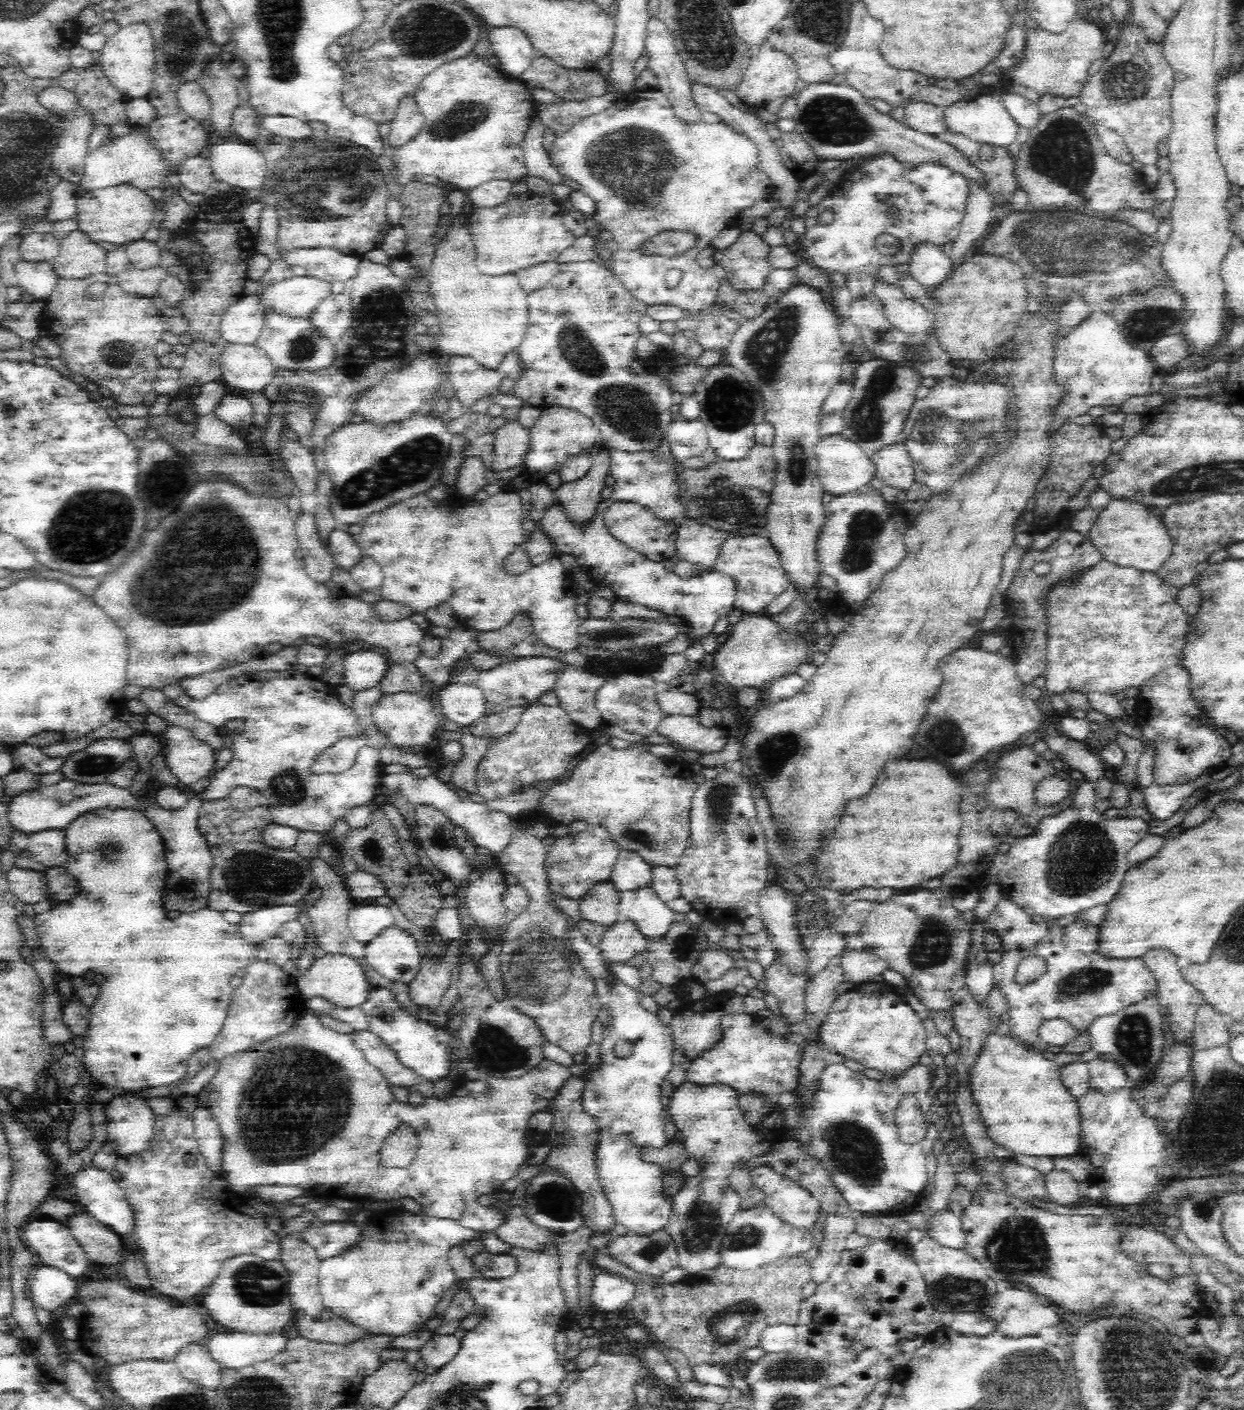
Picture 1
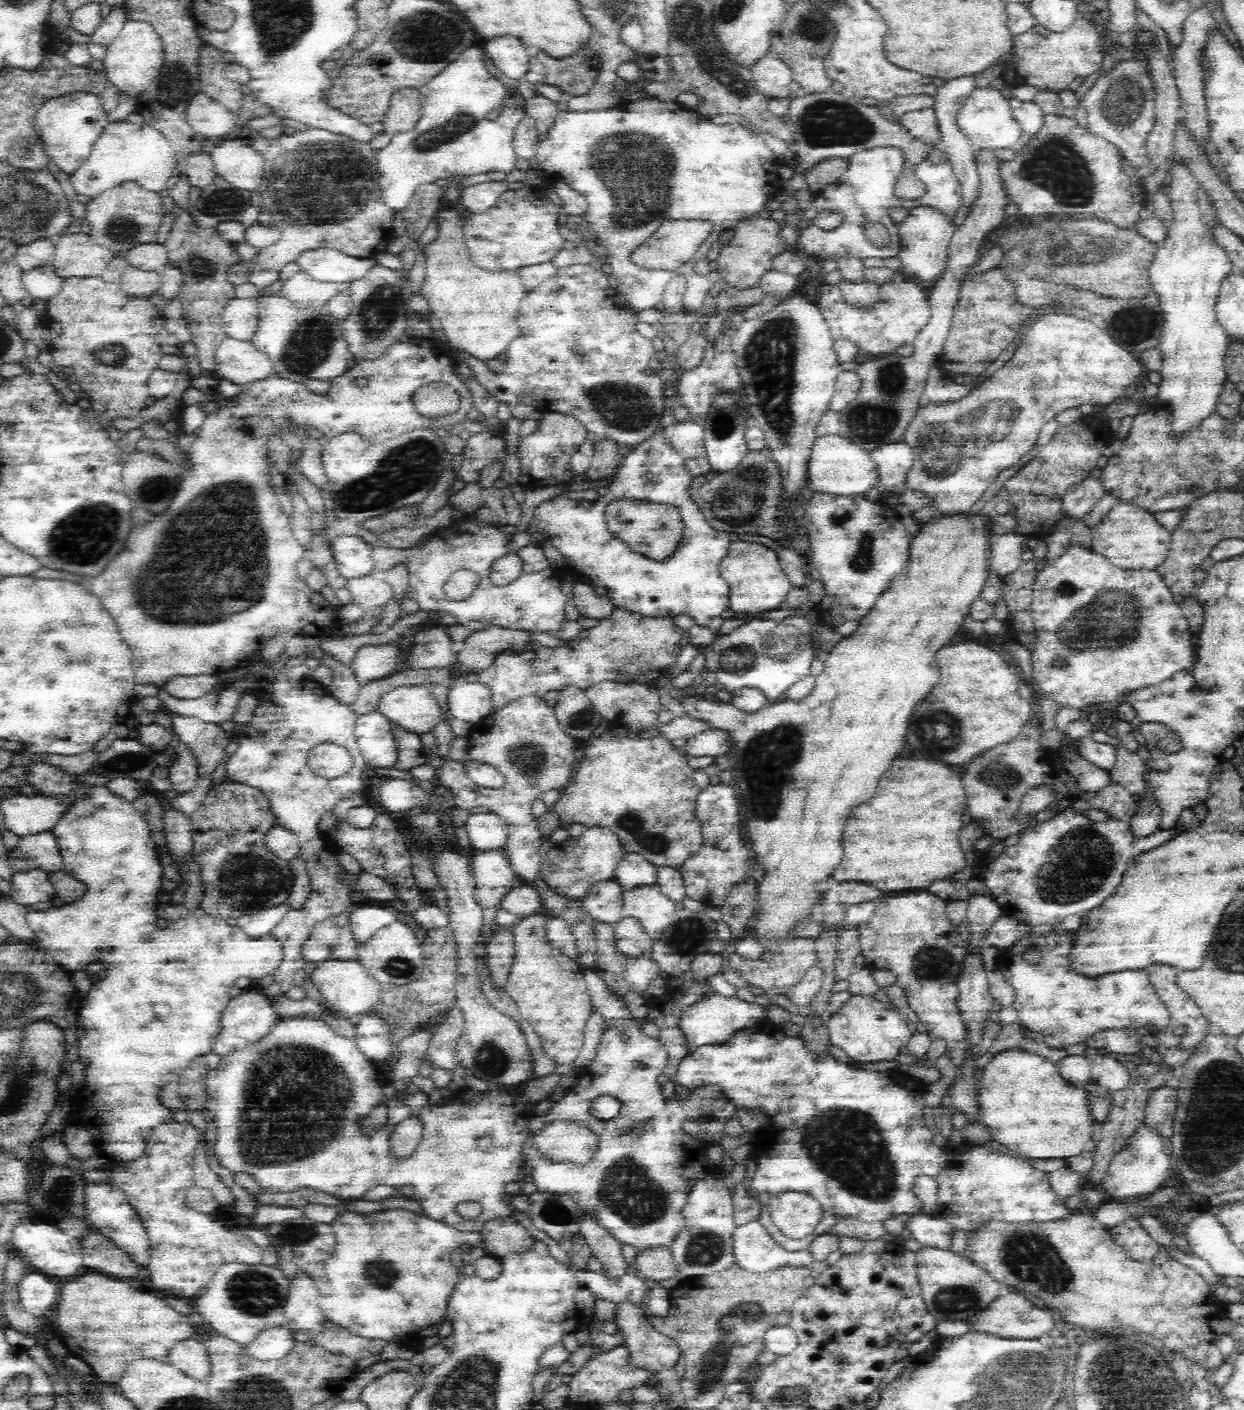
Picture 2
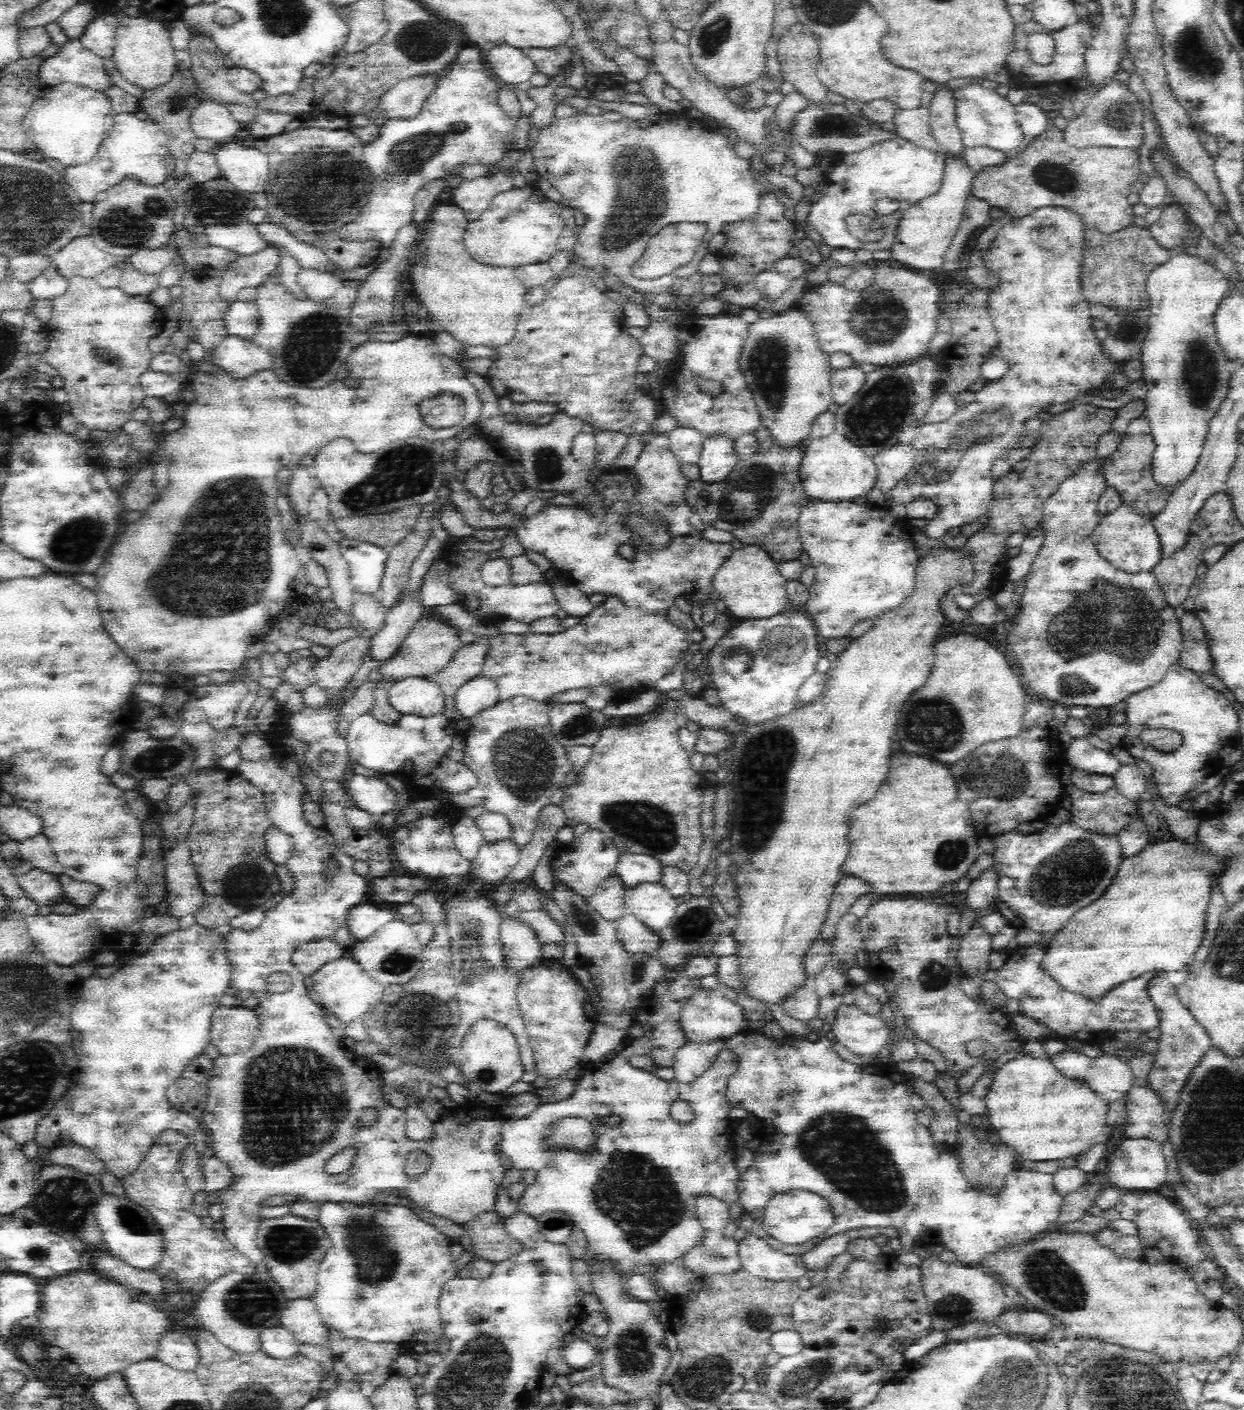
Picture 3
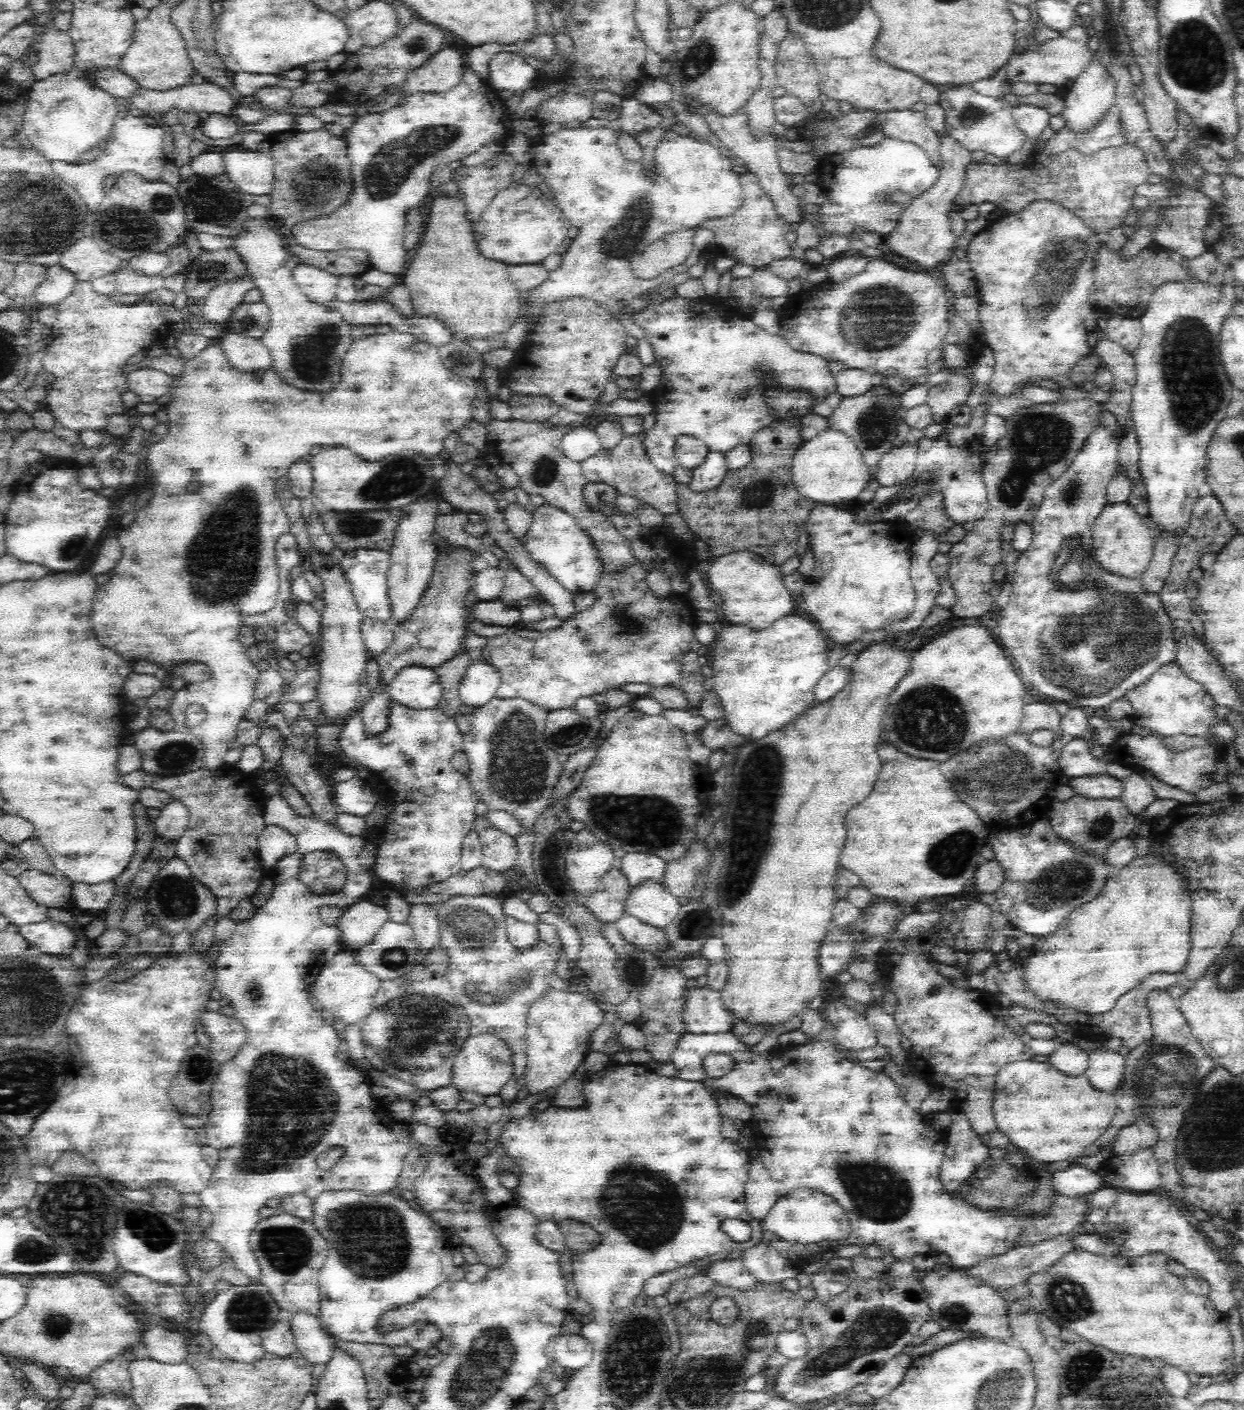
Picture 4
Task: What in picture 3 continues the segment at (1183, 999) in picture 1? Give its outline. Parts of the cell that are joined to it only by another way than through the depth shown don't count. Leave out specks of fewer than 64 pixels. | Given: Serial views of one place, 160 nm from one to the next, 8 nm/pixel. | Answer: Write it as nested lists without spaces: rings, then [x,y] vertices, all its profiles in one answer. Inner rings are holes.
[[[1156,973],[1150,979],[1148,992],[1161,1015],[1160,1026],[1155,1034],[1157,1050],[1154,1052],[1153,1066],[1148,1075],[1148,1085],[1165,1098],[1166,1113],[1171,1118],[1171,1112],[1178,1104],[1186,1079],[1190,1078],[1192,1070],[1200,1062],[1206,1050],[1209,1049],[1211,1042],[1206,1029],[1198,1023],[1197,1018],[1194,1017],[1189,1008],[1182,1004],[1177,997],[1177,988],[1170,983],[1166,973]]]

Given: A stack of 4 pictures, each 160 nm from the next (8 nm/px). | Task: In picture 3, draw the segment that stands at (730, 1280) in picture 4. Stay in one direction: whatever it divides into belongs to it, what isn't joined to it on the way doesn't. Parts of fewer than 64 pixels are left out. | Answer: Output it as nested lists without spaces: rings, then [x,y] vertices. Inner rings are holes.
[[[701,1194],[696,1198],[695,1206],[695,1218],[702,1227],[702,1240],[687,1250],[678,1261],[698,1276],[730,1274],[740,1269],[738,1242],[734,1238],[728,1238],[724,1232],[730,1217],[728,1203],[713,1194]]]

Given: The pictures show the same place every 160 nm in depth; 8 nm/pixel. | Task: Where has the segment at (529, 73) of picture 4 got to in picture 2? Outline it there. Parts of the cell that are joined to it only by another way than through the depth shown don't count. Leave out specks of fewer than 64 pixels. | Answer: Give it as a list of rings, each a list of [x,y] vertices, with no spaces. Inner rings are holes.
[[[513,35],[498,36],[486,41],[484,51],[496,68],[508,78],[522,80],[529,69],[529,53]]]

